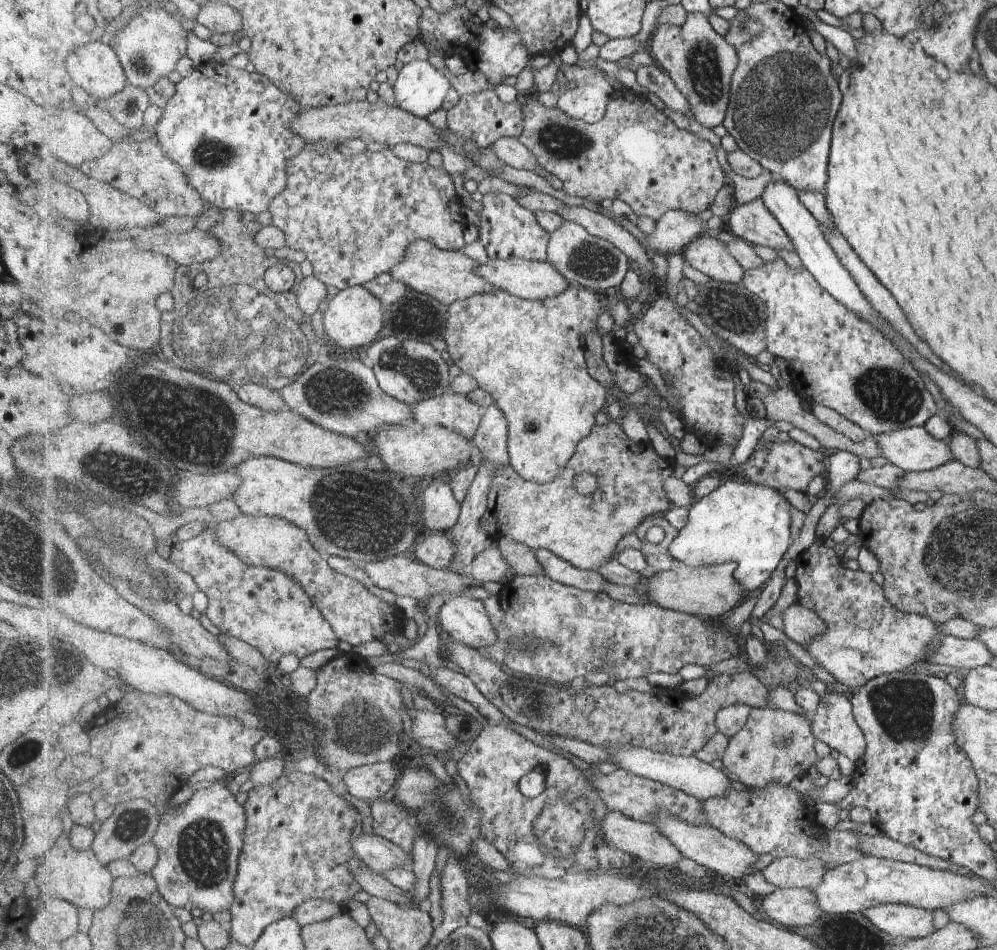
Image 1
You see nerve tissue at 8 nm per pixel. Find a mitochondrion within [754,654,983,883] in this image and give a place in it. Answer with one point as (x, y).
(906, 709)

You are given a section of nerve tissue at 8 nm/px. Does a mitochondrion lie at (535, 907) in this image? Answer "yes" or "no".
no

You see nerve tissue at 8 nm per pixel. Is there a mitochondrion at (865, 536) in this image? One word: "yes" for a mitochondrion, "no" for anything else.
no

